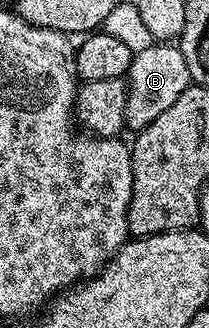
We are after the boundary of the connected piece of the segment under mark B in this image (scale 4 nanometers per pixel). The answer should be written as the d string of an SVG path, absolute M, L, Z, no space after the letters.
M152 44L149 48L138 51L131 59L131 67L125 75L127 99L123 109L123 125L129 131L144 130L149 123L157 120L165 108L181 96L192 85L191 73L185 64L185 56L175 44Z

